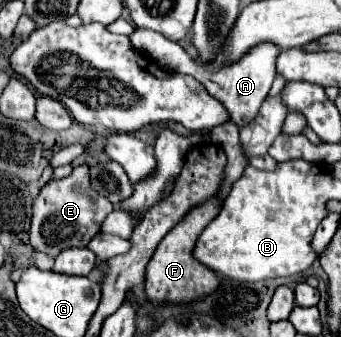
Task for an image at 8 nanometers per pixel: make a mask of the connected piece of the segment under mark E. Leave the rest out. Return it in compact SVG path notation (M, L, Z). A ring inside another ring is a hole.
M78 165L64 179L50 179L40 195L32 203L32 227L30 227L30 245L36 251L42 251L50 257L58 257L64 249L86 247L92 237L100 231L100 223L114 209L104 195L92 191L90 185L90 167Z

